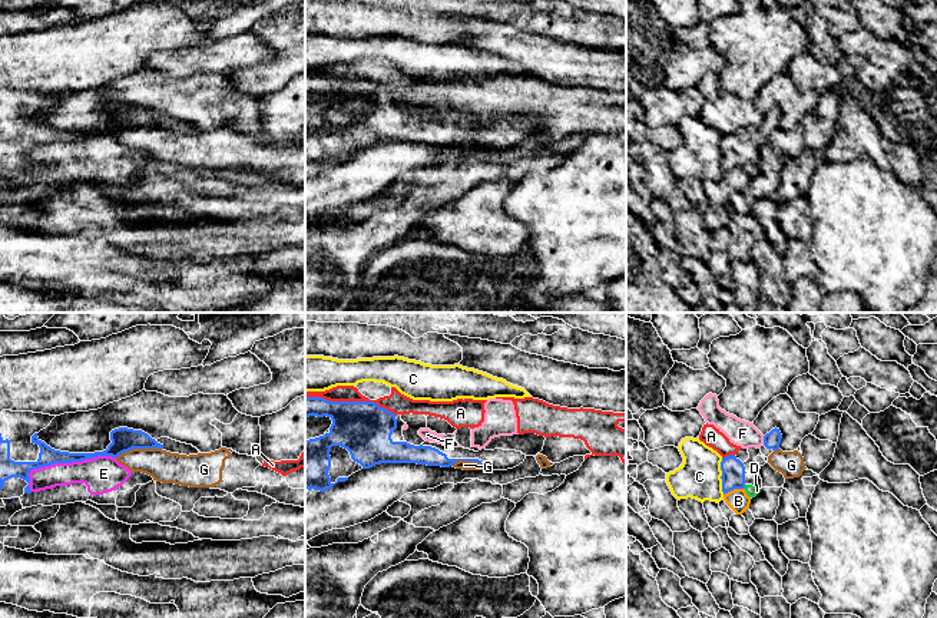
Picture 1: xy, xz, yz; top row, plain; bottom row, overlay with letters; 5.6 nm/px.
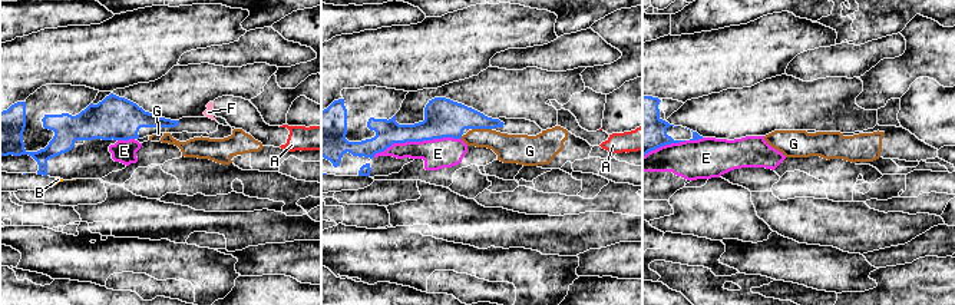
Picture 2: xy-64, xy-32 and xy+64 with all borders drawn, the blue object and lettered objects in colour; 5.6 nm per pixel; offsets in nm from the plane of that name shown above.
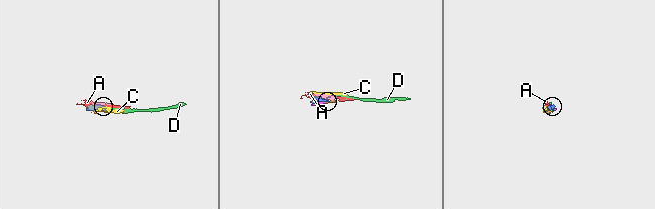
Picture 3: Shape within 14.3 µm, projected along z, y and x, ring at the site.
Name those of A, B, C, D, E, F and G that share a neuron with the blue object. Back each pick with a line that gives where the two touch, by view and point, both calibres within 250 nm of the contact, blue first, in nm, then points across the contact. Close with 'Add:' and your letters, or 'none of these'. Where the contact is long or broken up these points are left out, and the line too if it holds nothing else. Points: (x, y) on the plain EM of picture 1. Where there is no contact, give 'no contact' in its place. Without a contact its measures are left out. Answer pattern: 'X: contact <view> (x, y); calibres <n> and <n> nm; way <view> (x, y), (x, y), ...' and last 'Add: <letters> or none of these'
D: contact yz (744, 165); calibres 130 and 70 nm
Add: D

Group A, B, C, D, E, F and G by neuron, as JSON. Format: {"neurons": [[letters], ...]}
{"neurons": [["A", "F"], ["B"], ["C"], ["D"], ["E"], ["G"]]}

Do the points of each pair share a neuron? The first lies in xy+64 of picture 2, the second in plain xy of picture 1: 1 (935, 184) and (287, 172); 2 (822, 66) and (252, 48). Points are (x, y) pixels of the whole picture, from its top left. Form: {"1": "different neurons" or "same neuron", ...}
{"1": "different neurons", "2": "same neuron"}

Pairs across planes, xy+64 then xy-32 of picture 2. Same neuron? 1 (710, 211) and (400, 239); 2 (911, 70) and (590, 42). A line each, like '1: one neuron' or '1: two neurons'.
1: two neurons
2: two neurons

